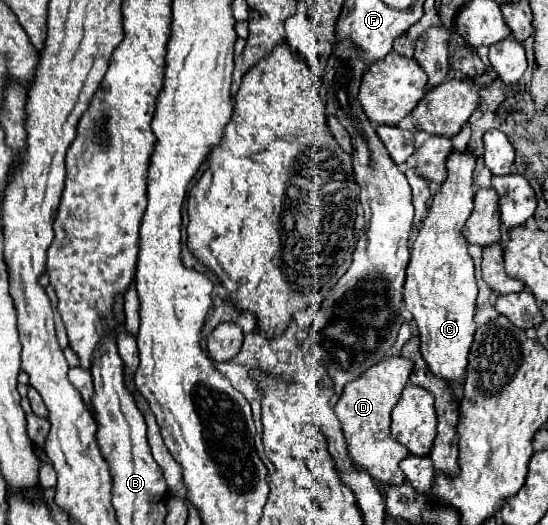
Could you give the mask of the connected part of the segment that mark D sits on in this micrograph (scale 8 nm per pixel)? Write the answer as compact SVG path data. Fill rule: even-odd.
M388 356L380 364L368 368L362 376L346 384L342 398L334 406L334 414L342 424L346 450L354 468L368 472L372 480L376 480L374 482L376 486L404 482L398 462L408 456L408 450L390 436L390 412L398 402L398 396L404 390L410 372L412 372L410 360L402 356Z

